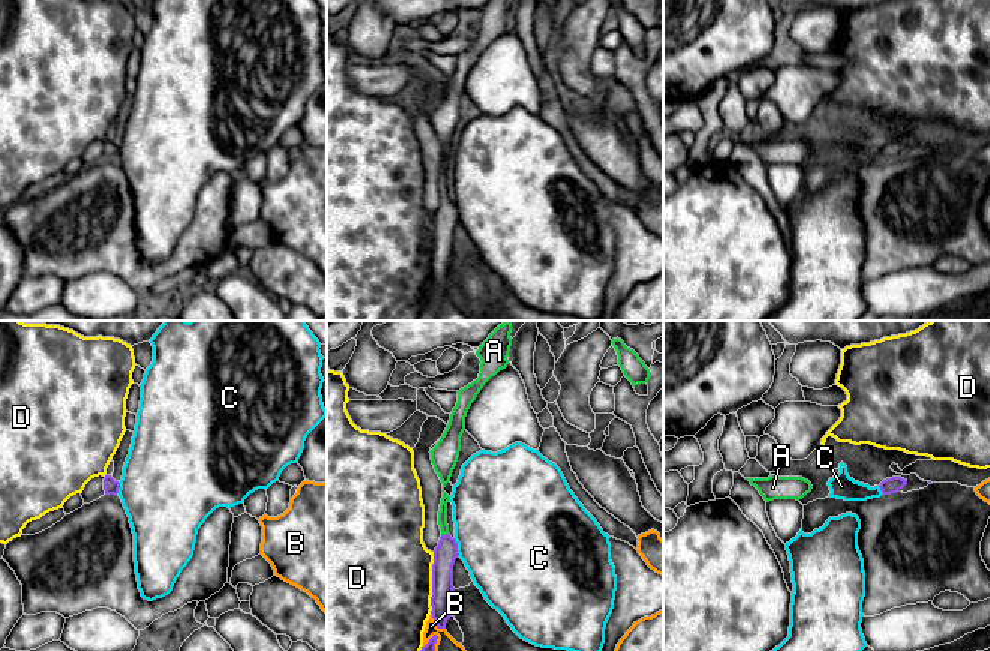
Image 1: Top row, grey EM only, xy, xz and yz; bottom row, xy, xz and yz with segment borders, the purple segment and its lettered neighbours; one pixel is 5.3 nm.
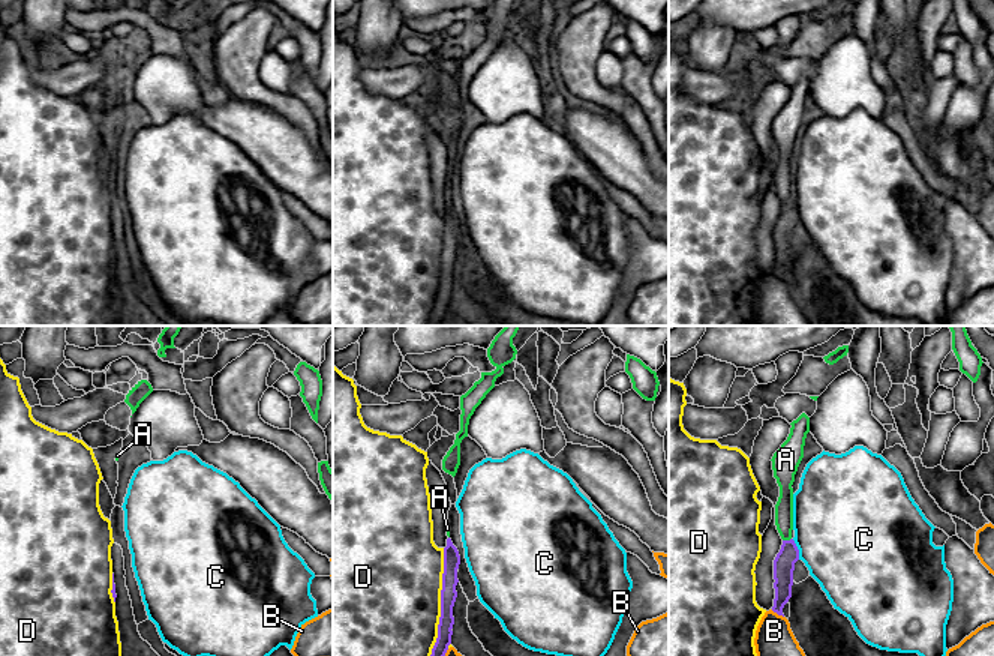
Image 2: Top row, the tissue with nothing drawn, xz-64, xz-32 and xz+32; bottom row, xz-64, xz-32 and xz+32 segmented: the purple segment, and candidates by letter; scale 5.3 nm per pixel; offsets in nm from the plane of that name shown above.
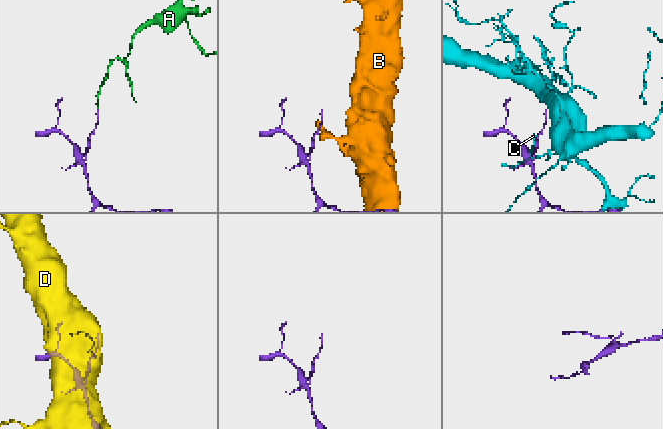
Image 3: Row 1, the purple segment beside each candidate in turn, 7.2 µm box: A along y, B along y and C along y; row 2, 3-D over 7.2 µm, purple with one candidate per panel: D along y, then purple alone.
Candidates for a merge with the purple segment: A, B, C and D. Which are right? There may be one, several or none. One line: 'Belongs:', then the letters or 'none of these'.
Belongs: A

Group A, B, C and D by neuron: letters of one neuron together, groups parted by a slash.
A / B / C / D

